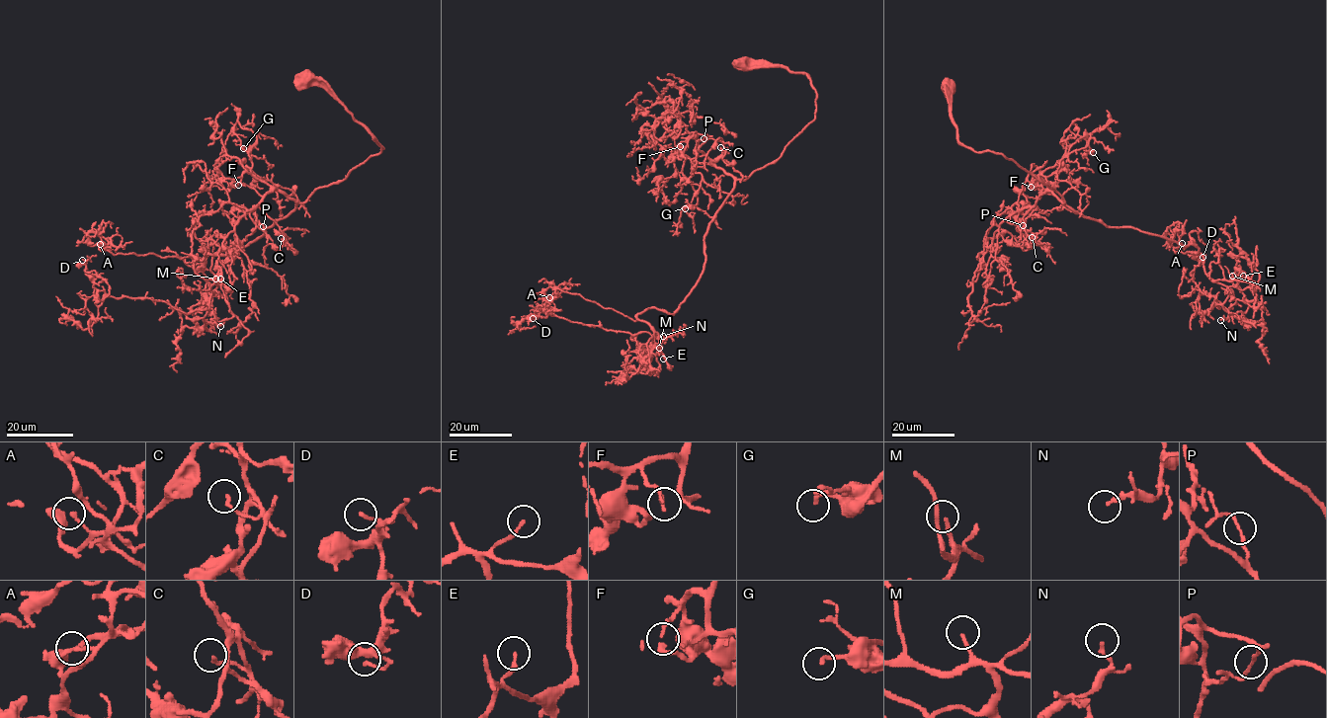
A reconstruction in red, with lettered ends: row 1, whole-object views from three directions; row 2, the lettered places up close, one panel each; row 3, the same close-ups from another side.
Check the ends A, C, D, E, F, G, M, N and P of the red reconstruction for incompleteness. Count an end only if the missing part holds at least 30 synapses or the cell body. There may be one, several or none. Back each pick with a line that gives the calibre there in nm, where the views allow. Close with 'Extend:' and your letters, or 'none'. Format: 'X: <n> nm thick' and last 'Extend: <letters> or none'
E: 160 nm thick
M: 160 nm thick
Extend: E, M

